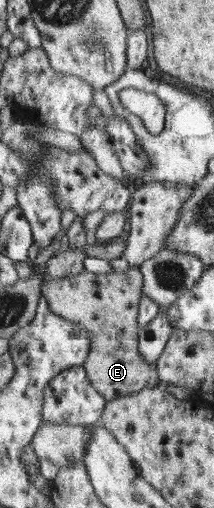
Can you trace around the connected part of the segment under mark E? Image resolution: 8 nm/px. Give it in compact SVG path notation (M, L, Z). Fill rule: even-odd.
M128 268L126 272L112 272L109 274L92 274L87 271L77 276L67 278L47 277L42 285L42 295L49 301L49 306L57 315L77 323L90 331L92 346L84 364L87 376L92 384L107 401L115 400L125 395L141 391L143 388L153 388L159 384L159 376L154 364L147 364L138 350L138 326L135 326L137 304L139 302L139 288L141 275L137 268Z

